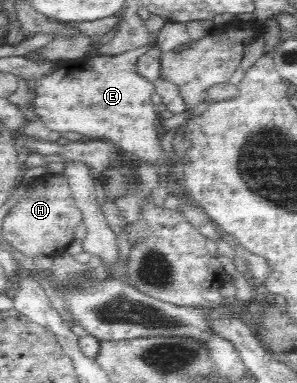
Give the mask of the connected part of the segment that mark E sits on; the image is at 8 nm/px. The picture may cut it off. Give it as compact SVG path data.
M149 41L142 47L125 51L117 55L98 55L89 58L85 55L83 58L69 60L66 68L41 77L32 83L34 87L34 100L30 106L31 116L42 122L47 129L51 131L76 131L81 133L84 138L88 139L108 139L115 143L119 149L122 148L129 153L137 155L139 163L156 162L158 175L169 177L167 172L169 168L165 164L165 156L160 146L160 136L162 132L158 127L160 122L159 114L155 111L155 104L151 102L151 95L156 93L155 84L145 80L145 77L136 73L136 61L151 46L155 46L155 42Z

